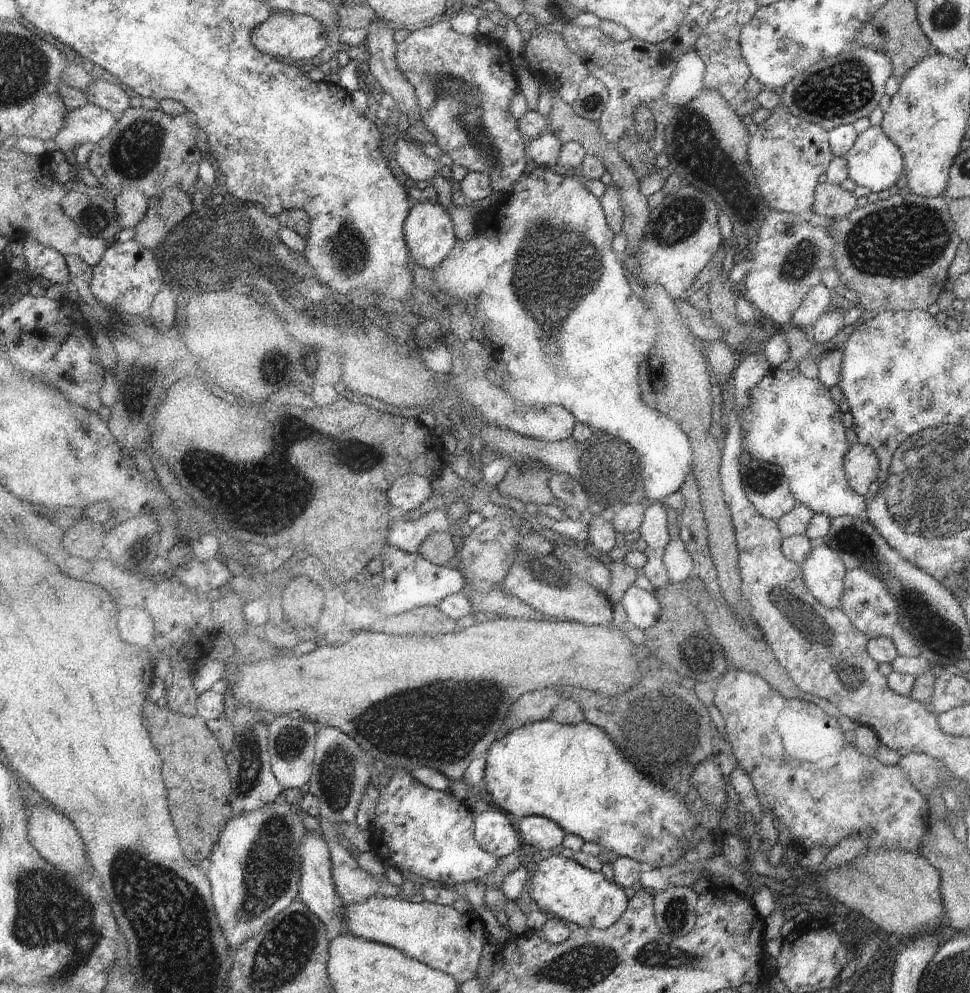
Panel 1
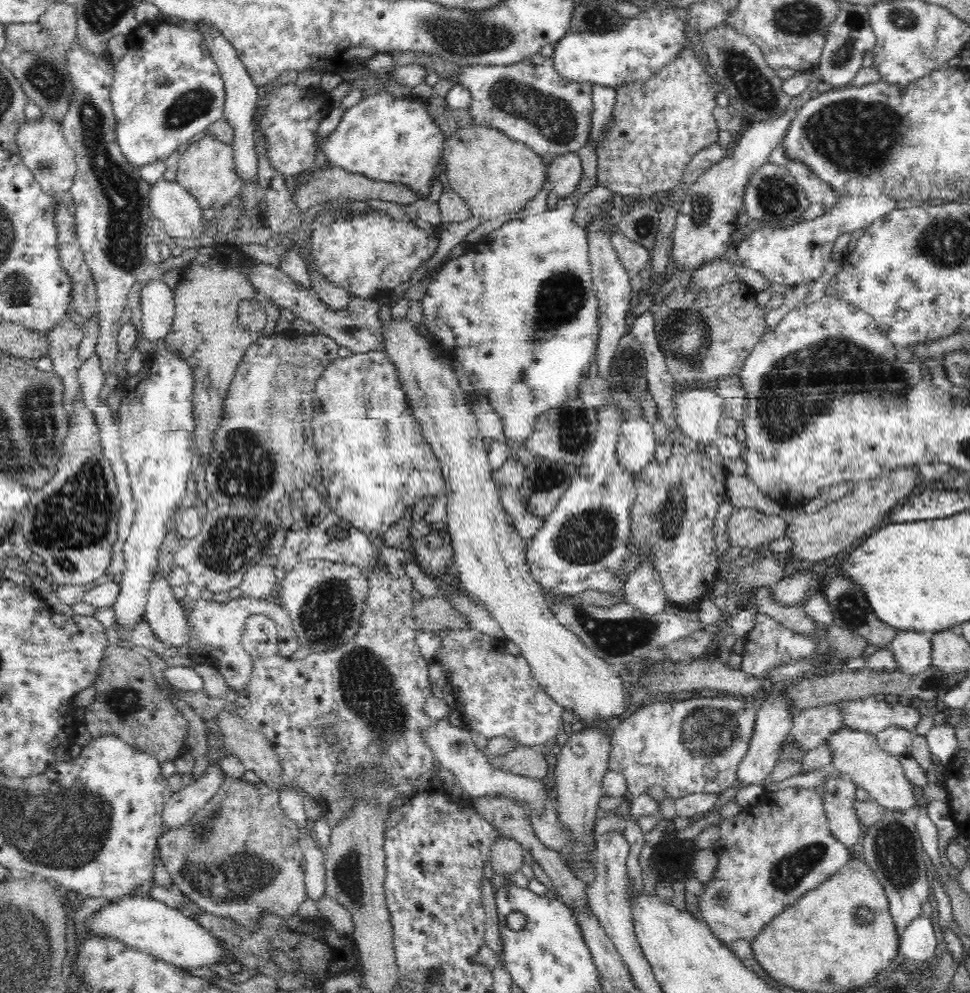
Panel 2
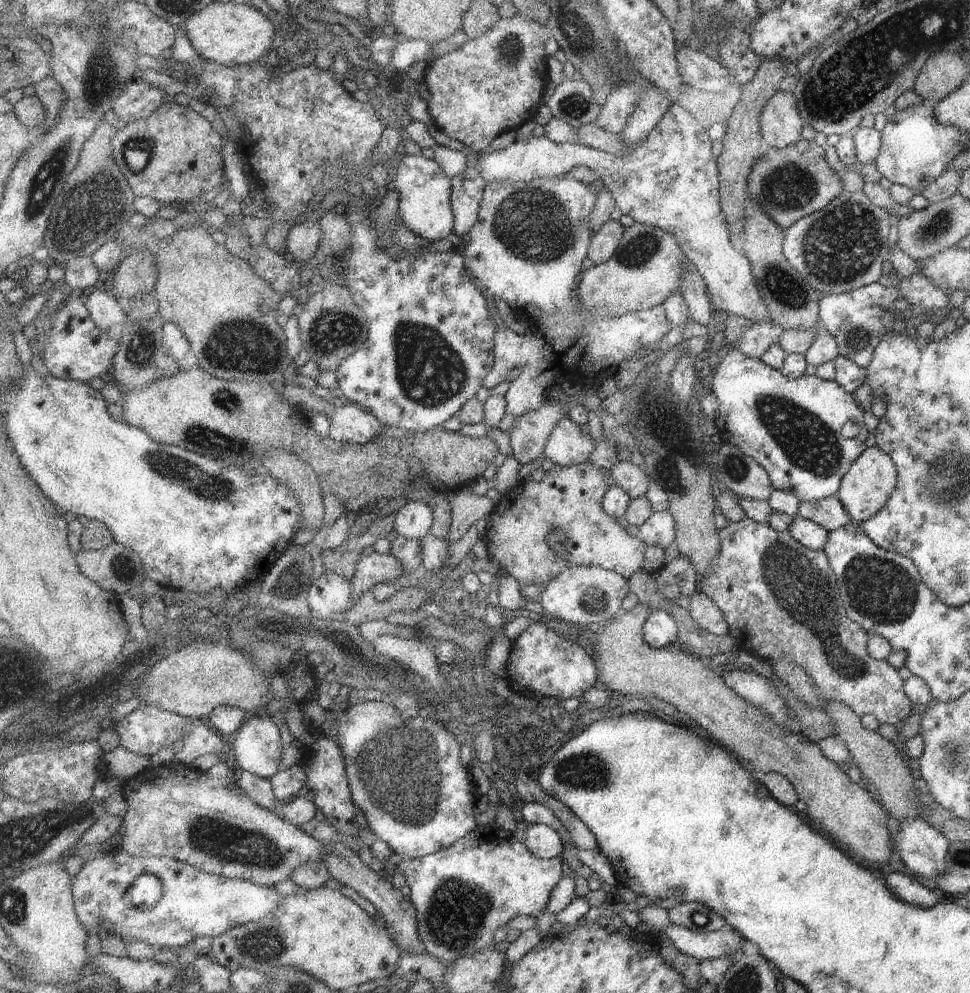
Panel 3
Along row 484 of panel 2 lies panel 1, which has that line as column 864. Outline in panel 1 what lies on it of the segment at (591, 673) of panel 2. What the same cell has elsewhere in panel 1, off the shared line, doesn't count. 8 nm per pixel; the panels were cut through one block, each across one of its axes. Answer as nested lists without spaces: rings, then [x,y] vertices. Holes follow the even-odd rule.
[[[852,440],[849,450],[842,459],[849,488],[859,496],[865,496],[869,484],[877,480],[877,470],[879,470],[879,462],[873,449],[869,445],[862,445]]]

